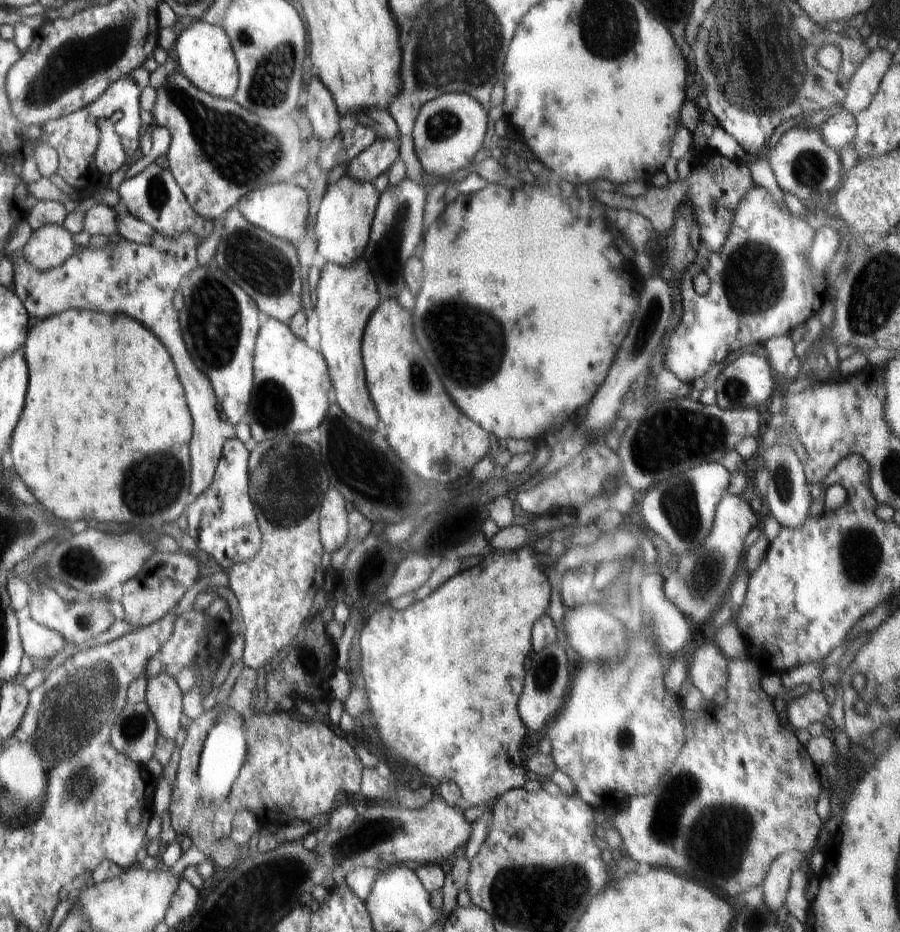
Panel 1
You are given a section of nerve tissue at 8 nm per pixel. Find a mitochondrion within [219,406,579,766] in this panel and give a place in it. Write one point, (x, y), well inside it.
(386, 486)

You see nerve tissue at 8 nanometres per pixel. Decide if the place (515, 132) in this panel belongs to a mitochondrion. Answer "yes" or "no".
no

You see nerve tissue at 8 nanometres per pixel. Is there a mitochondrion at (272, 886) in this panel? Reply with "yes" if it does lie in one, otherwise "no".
yes

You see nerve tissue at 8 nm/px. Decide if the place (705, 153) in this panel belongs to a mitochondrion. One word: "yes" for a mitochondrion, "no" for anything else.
no

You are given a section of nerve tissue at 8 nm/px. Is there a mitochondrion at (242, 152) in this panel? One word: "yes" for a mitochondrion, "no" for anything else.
yes

